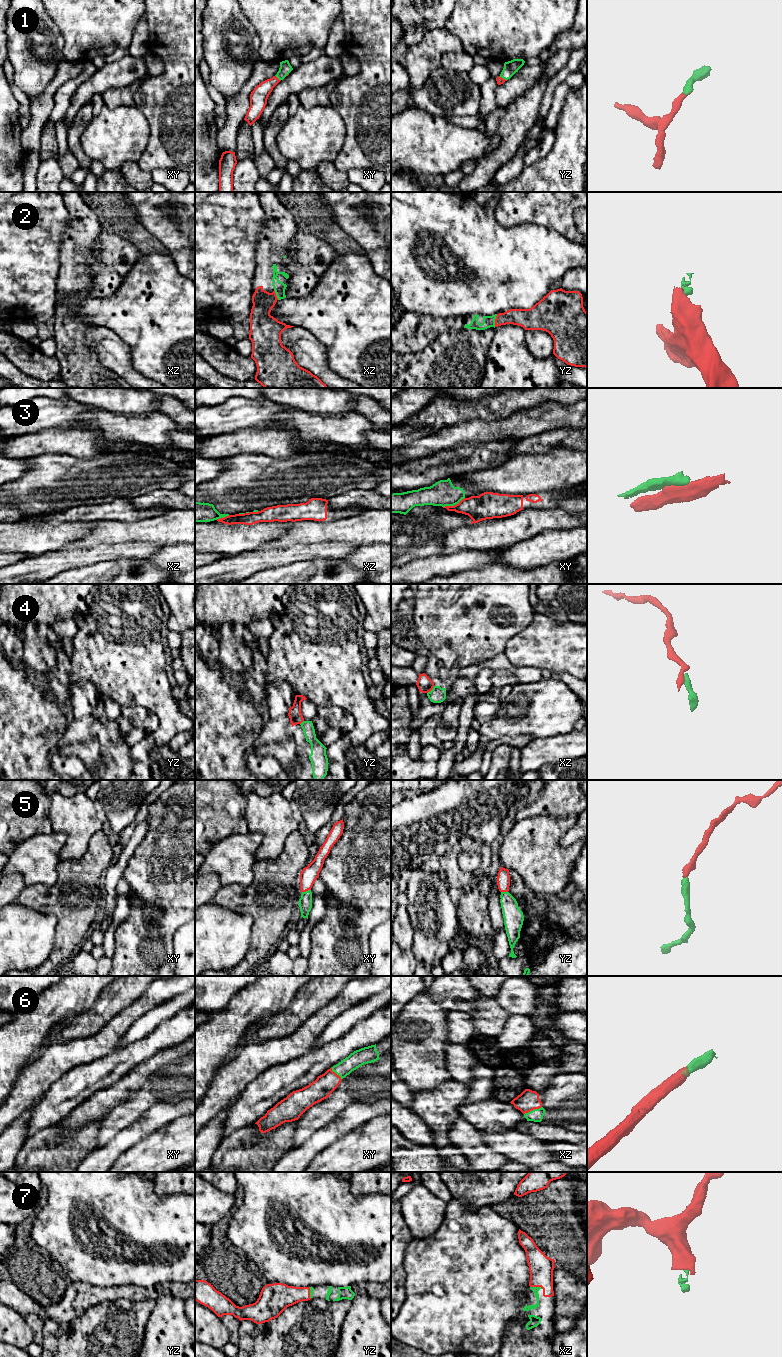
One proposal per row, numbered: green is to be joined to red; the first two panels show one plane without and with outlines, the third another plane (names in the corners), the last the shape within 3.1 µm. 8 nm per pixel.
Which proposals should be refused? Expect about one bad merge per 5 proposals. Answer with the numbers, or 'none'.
3, 4

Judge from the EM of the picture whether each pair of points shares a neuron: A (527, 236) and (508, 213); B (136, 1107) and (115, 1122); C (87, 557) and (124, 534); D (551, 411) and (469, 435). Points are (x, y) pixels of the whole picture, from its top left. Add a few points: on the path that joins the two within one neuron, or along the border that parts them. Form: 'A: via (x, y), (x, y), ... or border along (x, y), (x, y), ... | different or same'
A: border along (496, 219), (505, 227), (524, 224), (543, 225) | different
B: via (131, 1110), (120, 1117) | same
C: border along (130, 541), (99, 544), (84, 548) | different
D: via (531, 422), (501, 430), (489, 431) | same

